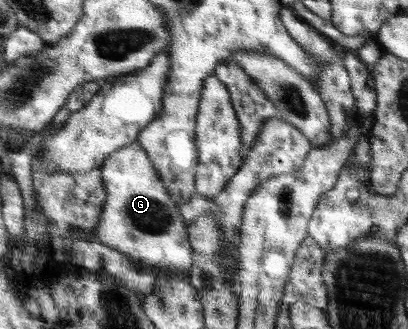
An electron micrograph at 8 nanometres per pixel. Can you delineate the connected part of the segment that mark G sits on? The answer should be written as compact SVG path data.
M139 142L121 148L108 158L102 170L108 200L97 230L100 241L151 265L188 270L195 255L189 244L188 224L147 149Z

